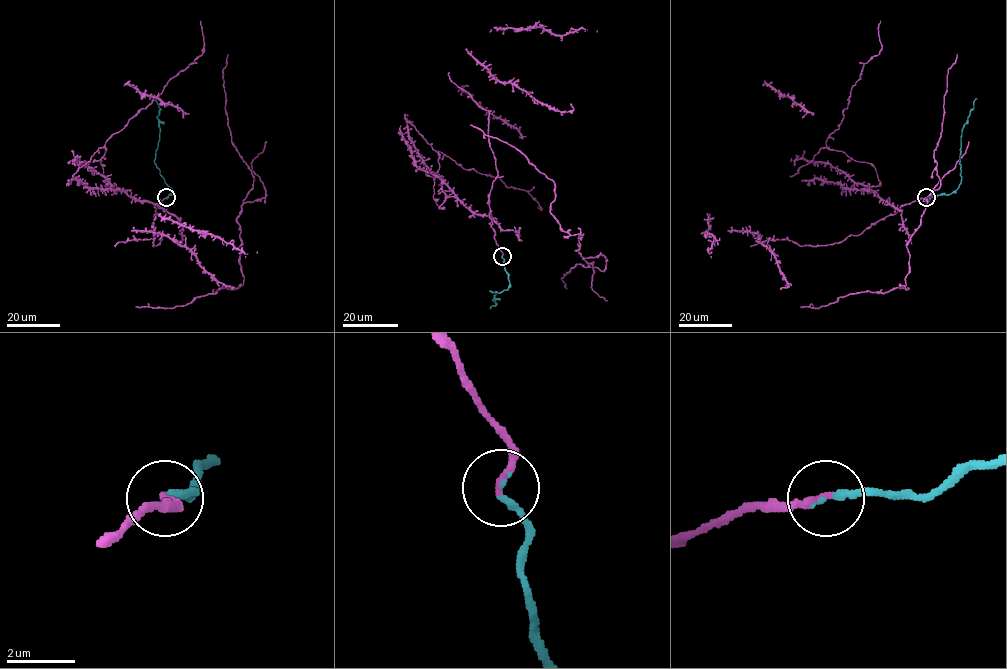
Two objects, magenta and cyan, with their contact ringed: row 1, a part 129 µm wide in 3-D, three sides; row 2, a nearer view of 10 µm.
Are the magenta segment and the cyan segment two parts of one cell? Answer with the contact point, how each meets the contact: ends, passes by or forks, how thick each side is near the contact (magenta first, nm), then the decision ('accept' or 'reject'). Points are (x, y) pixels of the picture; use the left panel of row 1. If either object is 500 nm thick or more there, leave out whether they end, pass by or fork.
(166, 197) | magenta ends | cyan ends | 240/190 nm | accept

